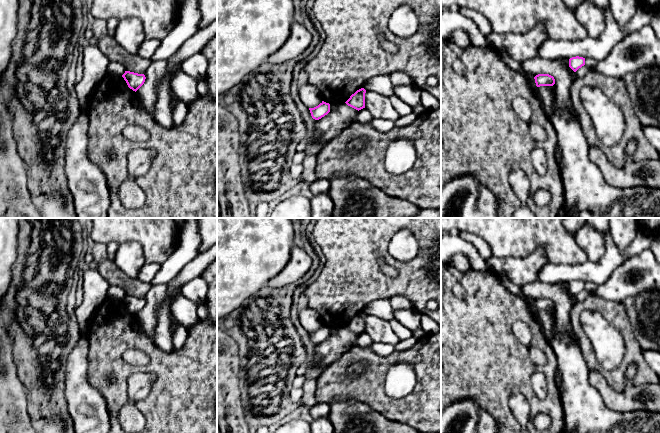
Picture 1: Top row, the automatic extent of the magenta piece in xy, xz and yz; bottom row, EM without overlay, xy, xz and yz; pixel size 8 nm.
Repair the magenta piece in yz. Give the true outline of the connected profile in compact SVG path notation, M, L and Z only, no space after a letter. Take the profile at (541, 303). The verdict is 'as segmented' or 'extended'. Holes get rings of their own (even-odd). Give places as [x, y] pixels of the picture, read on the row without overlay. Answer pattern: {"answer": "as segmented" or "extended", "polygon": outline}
{"answer": "as segmented", "polygon": "M538 298L534 301L537 311L540 310L553 310L555 308L555 303L549 298Z"}

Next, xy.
{"answer": "as segmented", "polygon": "M125 295L122 301L126 305L128 311L135 316L144 308L146 303L144 298L138 298L130 295Z"}

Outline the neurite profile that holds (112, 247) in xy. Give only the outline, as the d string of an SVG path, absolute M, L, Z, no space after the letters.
M116 242L107 243L107 254L110 260L114 259L118 247L119 247L119 244L117 244Z

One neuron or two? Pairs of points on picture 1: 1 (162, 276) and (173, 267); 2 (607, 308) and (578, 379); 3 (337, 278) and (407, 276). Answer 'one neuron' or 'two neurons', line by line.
1: one neuron
2: two neurons
3: one neuron

